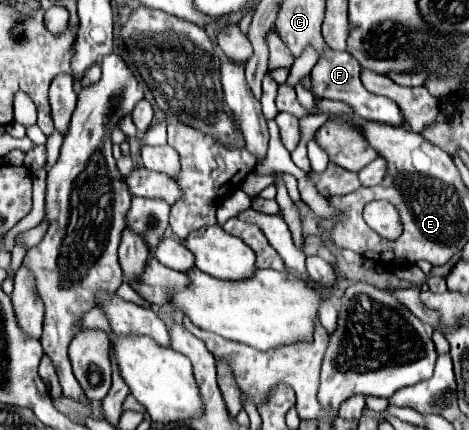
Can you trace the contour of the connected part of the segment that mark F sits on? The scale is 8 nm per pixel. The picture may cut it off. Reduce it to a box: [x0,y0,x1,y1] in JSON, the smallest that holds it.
[310,50,404,124]

